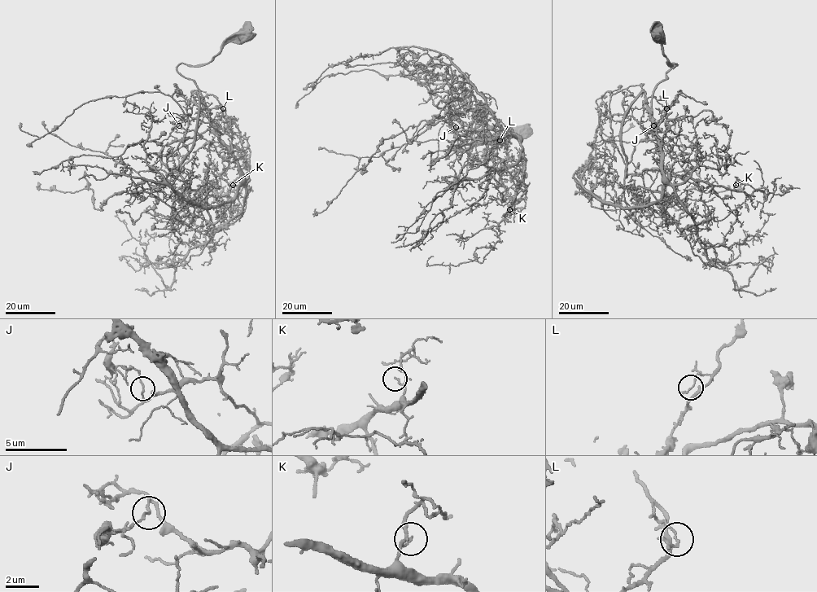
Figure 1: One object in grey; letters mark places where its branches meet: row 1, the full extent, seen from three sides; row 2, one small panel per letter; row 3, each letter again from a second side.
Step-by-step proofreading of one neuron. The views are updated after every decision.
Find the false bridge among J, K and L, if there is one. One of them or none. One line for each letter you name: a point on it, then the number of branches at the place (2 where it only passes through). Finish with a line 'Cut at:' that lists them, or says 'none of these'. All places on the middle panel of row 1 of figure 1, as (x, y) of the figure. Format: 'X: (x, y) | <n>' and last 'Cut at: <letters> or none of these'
J: (456, 127) | 2
Cut at: J

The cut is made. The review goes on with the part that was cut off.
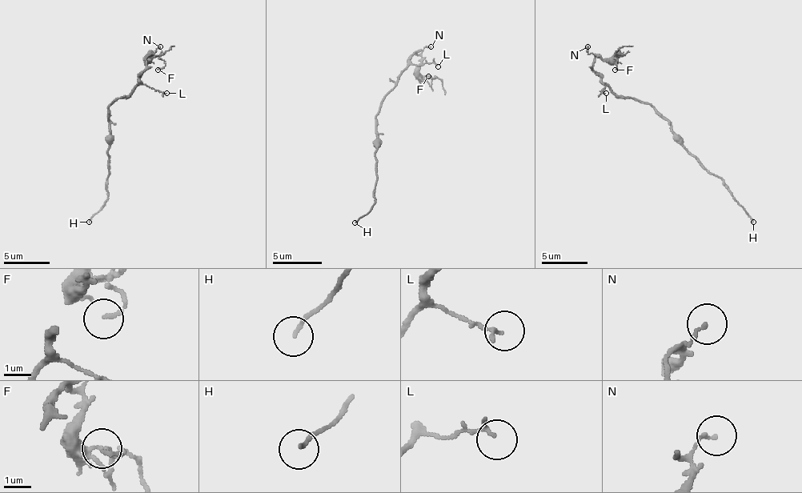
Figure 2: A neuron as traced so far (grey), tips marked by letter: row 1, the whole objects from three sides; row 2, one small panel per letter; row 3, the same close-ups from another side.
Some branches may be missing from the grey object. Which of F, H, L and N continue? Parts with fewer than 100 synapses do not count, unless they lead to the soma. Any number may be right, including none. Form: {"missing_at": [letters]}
{"missing_at": ["H"]}

